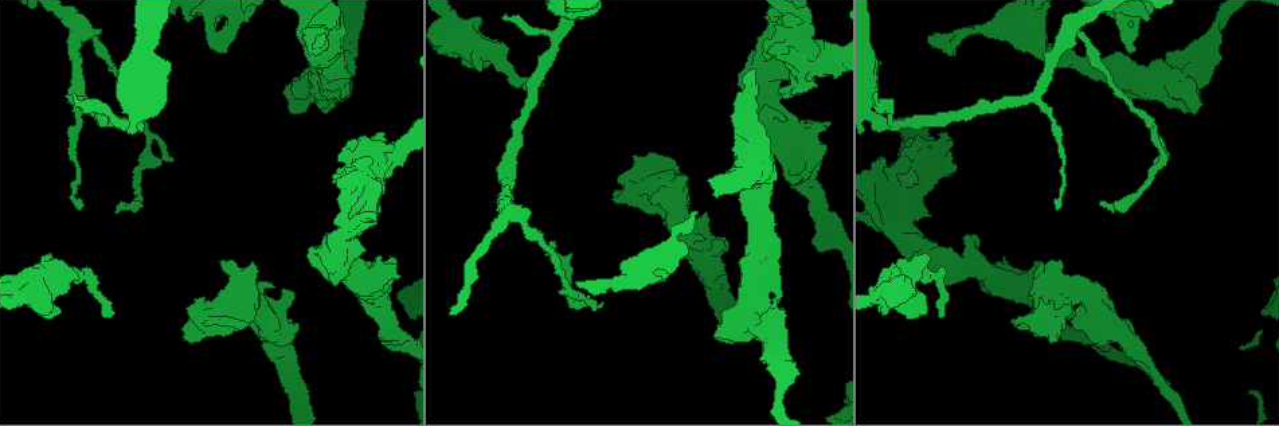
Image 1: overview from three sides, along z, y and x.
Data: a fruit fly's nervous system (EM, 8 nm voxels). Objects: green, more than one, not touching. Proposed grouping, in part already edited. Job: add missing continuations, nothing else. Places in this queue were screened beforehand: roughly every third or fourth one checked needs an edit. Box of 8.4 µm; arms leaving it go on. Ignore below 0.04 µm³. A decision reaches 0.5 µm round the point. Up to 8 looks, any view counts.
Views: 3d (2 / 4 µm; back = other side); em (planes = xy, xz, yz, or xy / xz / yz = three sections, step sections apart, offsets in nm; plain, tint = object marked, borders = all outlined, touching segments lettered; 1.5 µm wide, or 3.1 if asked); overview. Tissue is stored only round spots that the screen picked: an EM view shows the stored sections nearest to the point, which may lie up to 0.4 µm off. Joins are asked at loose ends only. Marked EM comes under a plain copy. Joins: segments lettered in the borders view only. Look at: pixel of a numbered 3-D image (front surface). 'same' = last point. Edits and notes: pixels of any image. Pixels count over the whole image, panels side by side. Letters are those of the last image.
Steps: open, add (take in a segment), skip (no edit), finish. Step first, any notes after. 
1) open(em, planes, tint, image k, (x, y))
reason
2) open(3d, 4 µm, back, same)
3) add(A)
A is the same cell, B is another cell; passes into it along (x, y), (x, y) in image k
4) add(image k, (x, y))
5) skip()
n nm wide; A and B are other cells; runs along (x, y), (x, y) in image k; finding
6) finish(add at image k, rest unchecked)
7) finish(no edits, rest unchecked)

open(3d, 4 µm, image 1, (1100, 205))
free end

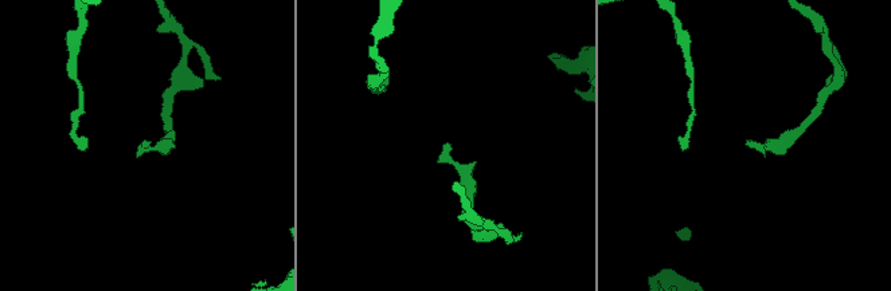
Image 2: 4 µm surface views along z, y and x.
open(em, yz, step 4, borders, image 2, (145, 140))

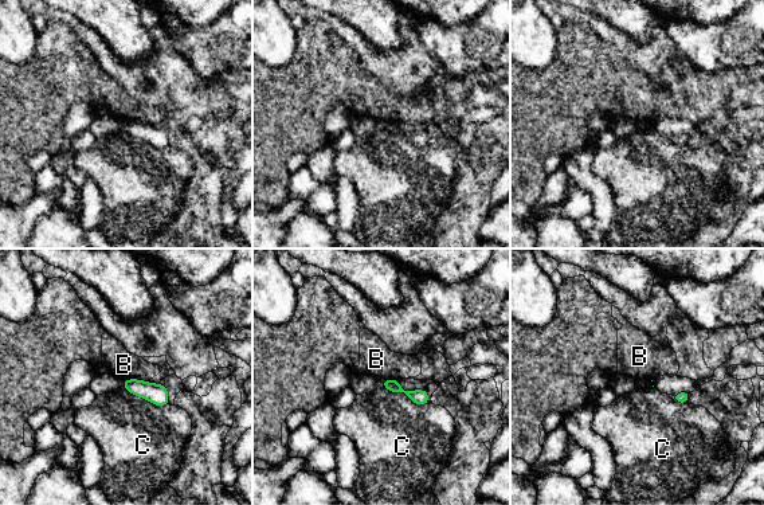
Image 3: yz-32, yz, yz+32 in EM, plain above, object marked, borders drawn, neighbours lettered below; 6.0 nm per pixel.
open(em, planes, borders, same)

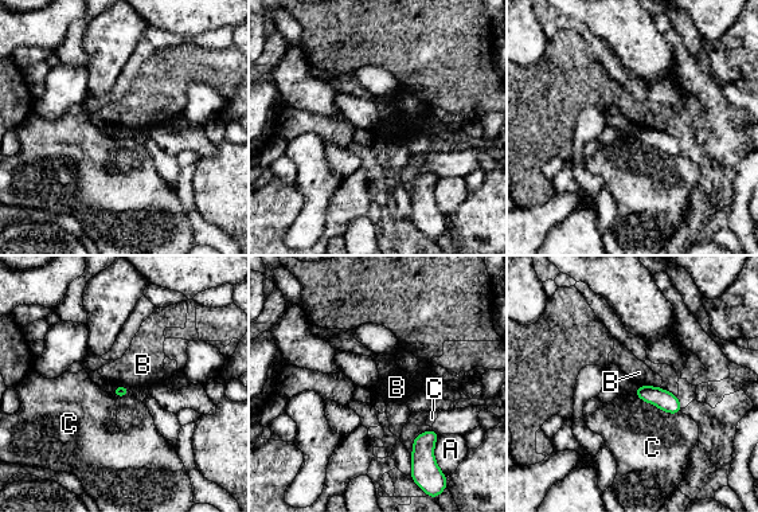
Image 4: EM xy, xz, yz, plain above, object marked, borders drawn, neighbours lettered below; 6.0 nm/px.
skip()
A, B and C are other cells; none of them fits

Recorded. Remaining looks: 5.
open(3d, 4 µm, image 1, (543, 84))
free end

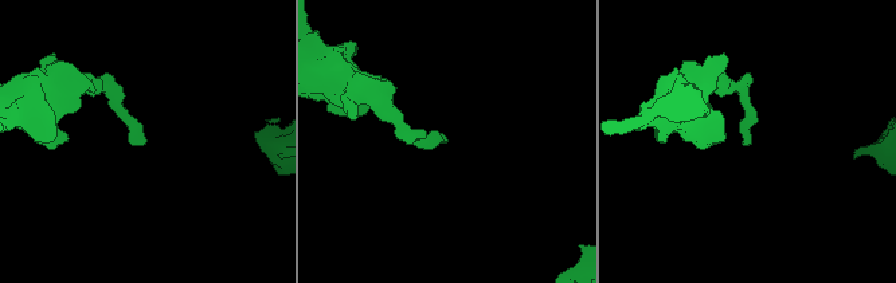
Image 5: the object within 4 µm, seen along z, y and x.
open(em, xz, step 4, tint, image 5, (448, 141))

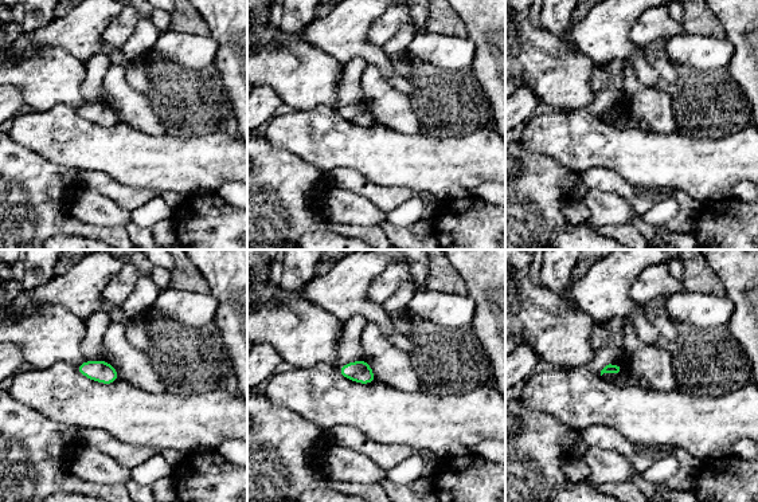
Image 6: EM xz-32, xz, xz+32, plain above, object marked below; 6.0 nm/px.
open(em, planes, borders, same)

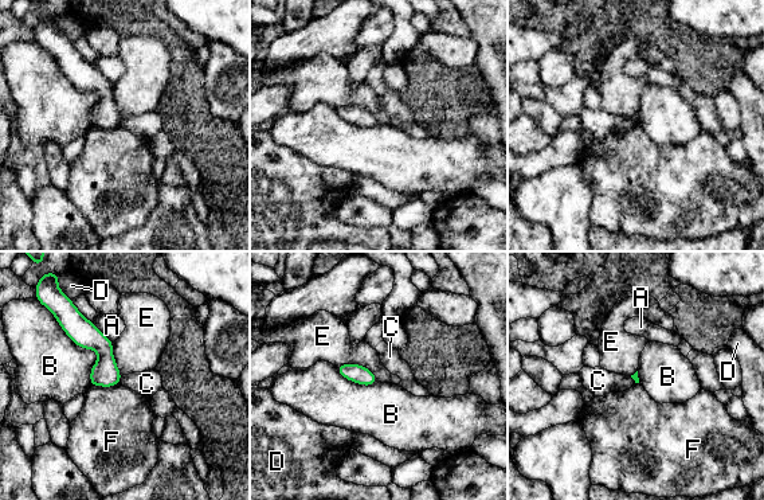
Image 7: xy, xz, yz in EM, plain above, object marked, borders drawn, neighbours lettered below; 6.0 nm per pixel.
skip()
A, B, C, D, E and F are other cells; runs along (70, 311), (116, 381) in image 7; no lettered segment goes on from it

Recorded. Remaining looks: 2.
open(em, planes, tint, image 1, (275, 320))
branch stops here

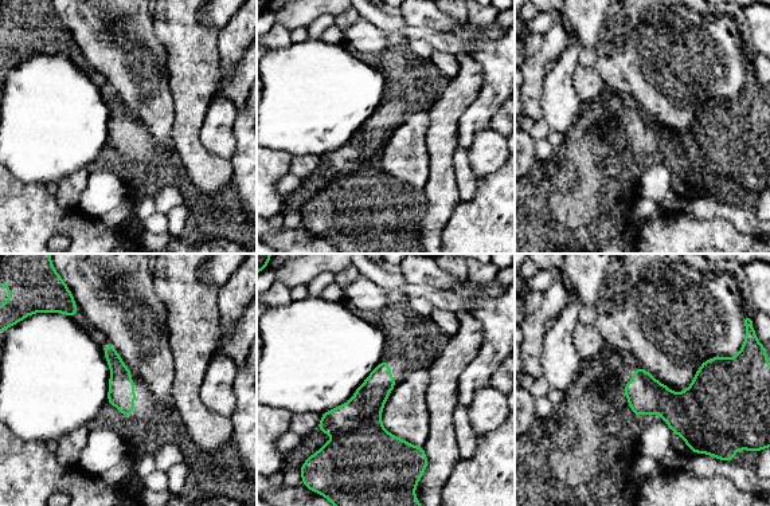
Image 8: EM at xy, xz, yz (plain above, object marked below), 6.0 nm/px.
open(em, planes, borders, same)

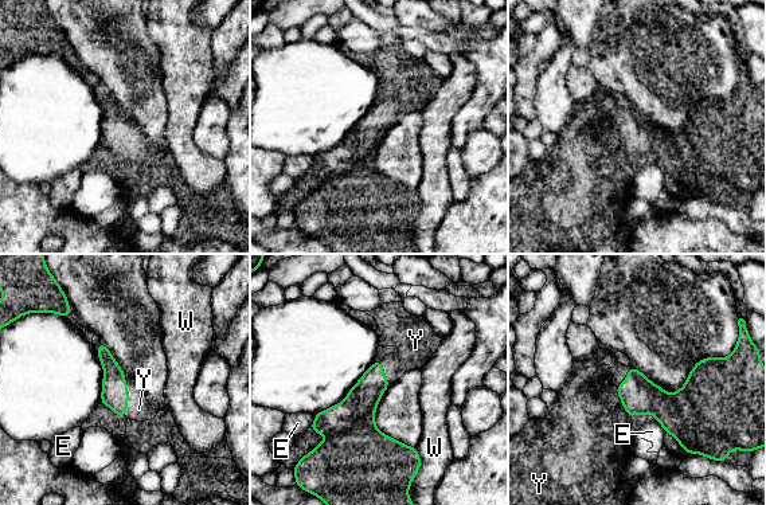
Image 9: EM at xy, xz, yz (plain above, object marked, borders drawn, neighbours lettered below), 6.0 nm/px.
add(Y)
Y is the same cell, E and W are other cells; passes into it along (114, 390), (126, 395), (139, 408) in image 9; the neuron continues

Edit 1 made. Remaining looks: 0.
finish(add at image 9, rest unchecked)

